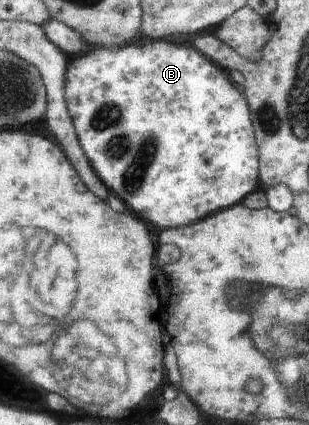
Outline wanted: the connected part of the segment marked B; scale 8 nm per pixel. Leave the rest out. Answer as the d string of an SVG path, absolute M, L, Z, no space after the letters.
M160 39L143 43L131 43L122 47L91 47L91 50L75 58L70 64L66 74L66 102L69 113L74 122L74 129L78 133L78 141L90 161L90 165L108 190L125 202L131 212L141 221L148 223L158 231L170 228L179 228L185 224L191 224L195 220L201 220L217 210L229 208L235 202L245 200L247 196L257 190L257 142L253 136L251 126L250 108L246 98L237 90L237 86L229 80L229 76L215 64L211 58L201 54L191 46L175 46Z

